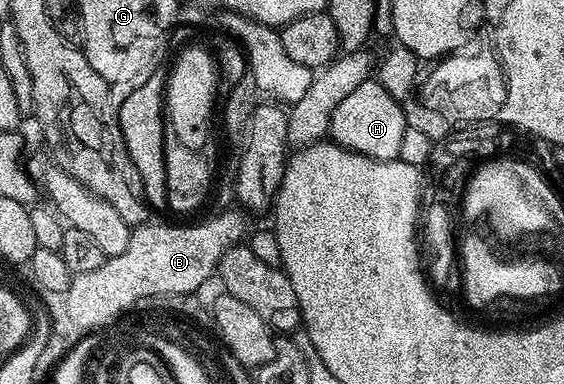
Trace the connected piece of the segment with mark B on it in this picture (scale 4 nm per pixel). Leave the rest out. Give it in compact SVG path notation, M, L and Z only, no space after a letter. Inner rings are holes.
M229 210L217 214L195 226L173 226L171 224L142 224L133 230L131 244L127 252L111 257L96 270L76 274L71 288L65 294L67 311L75 324L96 324L98 329L108 327L126 309L135 304L135 292L123 286L123 278L161 278L161 290L176 290L183 296L185 288L204 287L207 278L216 273L221 258L231 247L238 245L246 235L245 218L242 212ZM107 294L111 296L114 306L107 305Z

